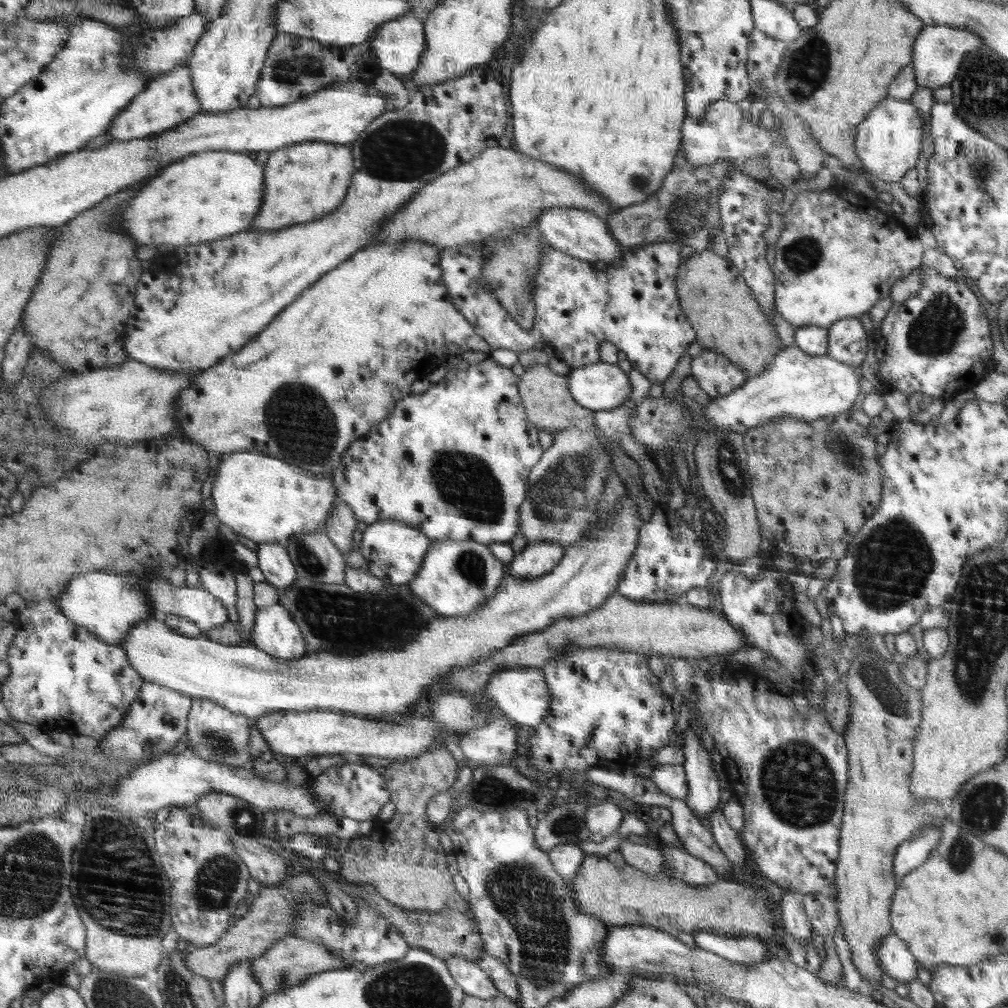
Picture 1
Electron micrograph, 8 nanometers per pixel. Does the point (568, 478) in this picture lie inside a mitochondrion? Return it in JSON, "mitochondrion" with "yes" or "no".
{"mitochondrion":"yes"}

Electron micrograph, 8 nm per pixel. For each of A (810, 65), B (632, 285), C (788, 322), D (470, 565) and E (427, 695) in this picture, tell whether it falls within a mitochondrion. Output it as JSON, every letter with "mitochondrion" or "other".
{"A":"mitochondrion","B":"other","C":"other","D":"mitochondrion","E":"other"}

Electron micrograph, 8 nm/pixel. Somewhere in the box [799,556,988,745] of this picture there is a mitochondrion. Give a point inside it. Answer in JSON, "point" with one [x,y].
{"point":[880,682]}

